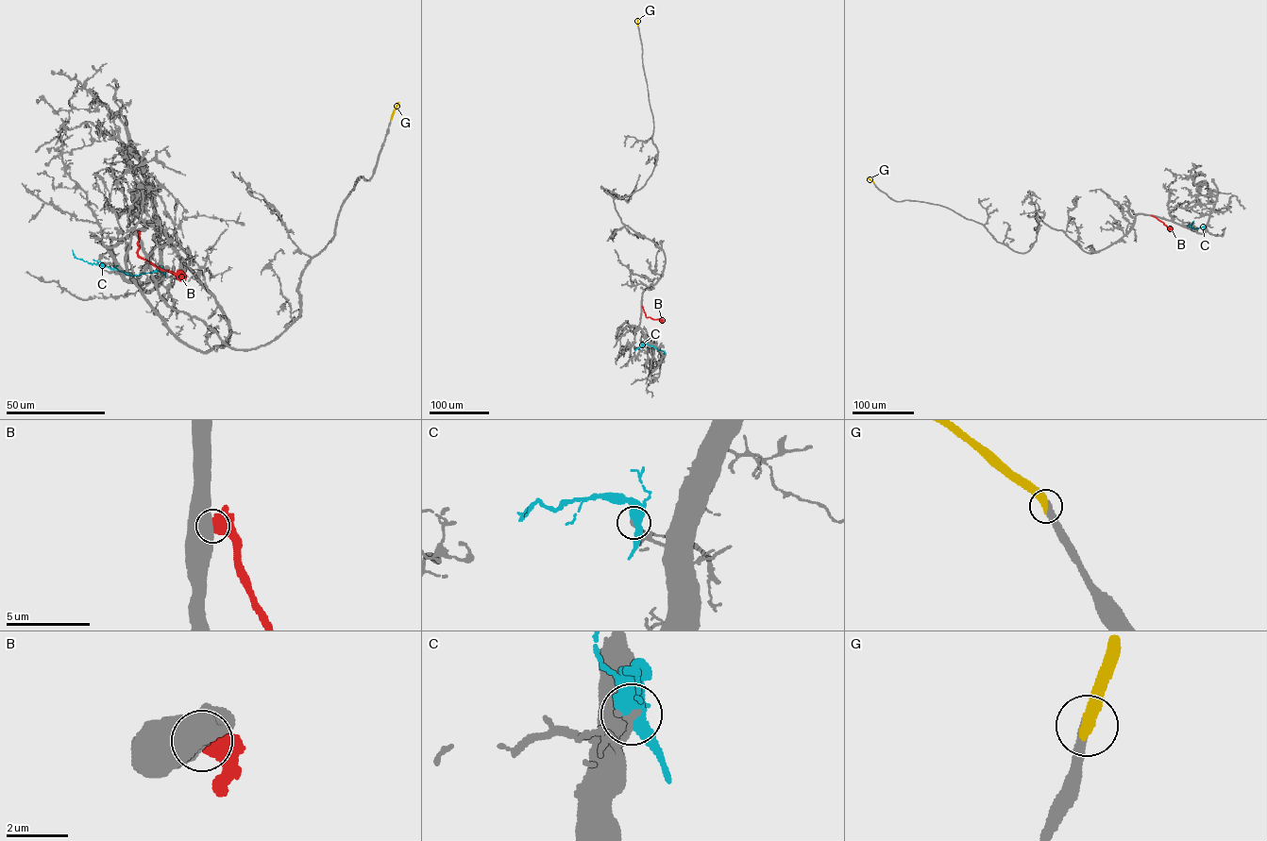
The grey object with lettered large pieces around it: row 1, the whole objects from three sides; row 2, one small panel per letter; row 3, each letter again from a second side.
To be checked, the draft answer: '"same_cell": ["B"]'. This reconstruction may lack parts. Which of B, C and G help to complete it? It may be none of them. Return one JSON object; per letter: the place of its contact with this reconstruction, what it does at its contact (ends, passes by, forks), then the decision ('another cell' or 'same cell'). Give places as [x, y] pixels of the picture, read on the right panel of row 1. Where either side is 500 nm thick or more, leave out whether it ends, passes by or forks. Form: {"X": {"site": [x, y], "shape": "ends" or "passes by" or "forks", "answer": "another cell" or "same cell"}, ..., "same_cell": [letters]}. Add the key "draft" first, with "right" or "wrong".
{"draft": "wrong", "B": {"site": [1152, 215], "answer": "another cell"}, "C": {"site": [1204, 227], "answer": "another cell"}, "G": {"site": [873, 182], "shape": "ends", "answer": "same cell"}, "same_cell": ["G"]}

